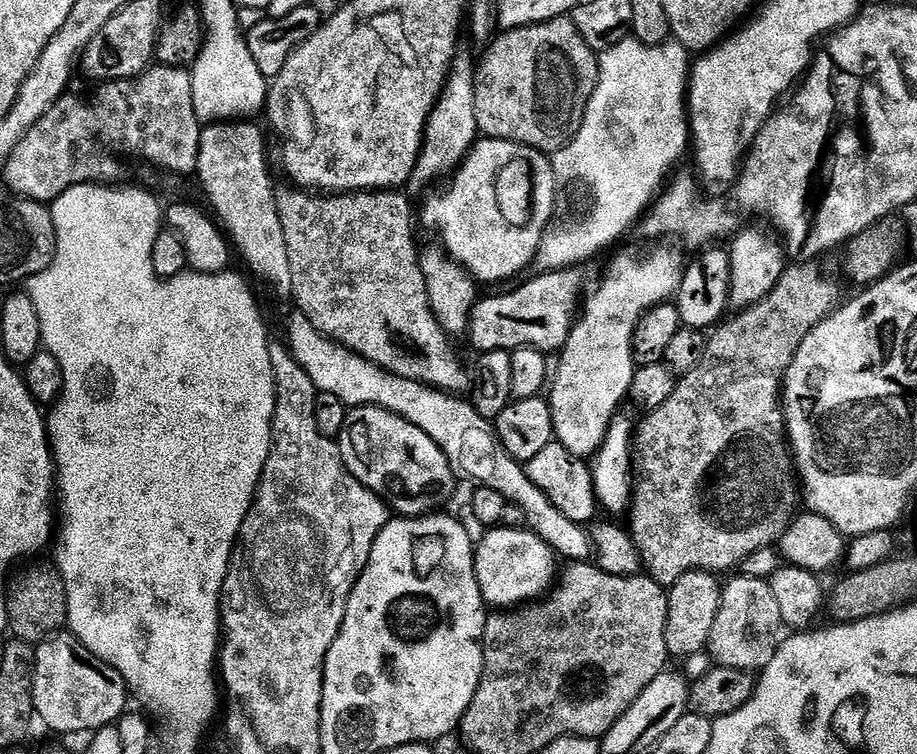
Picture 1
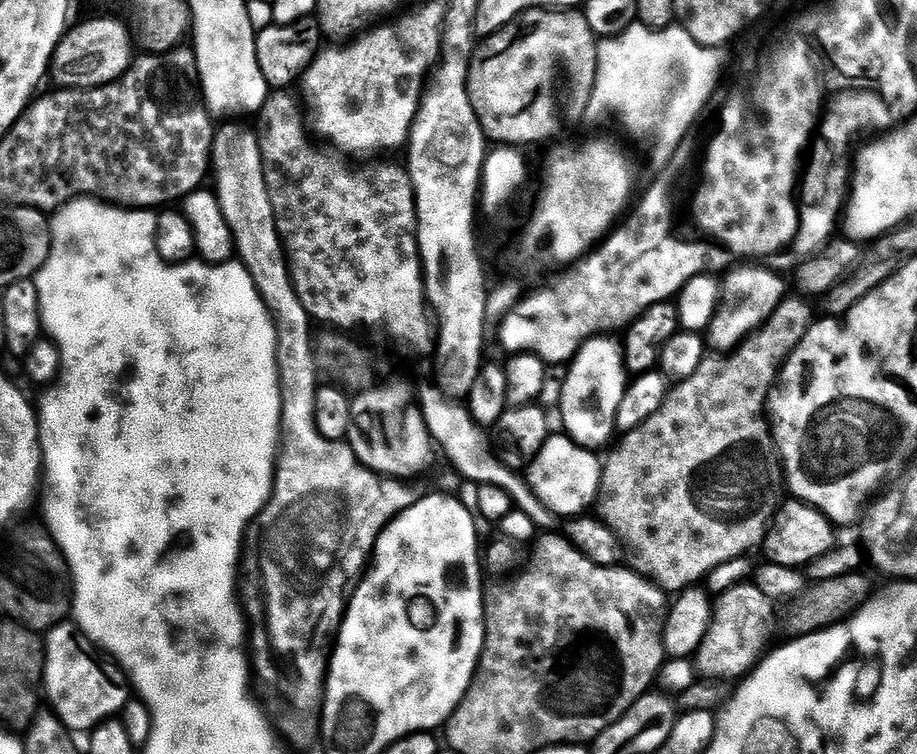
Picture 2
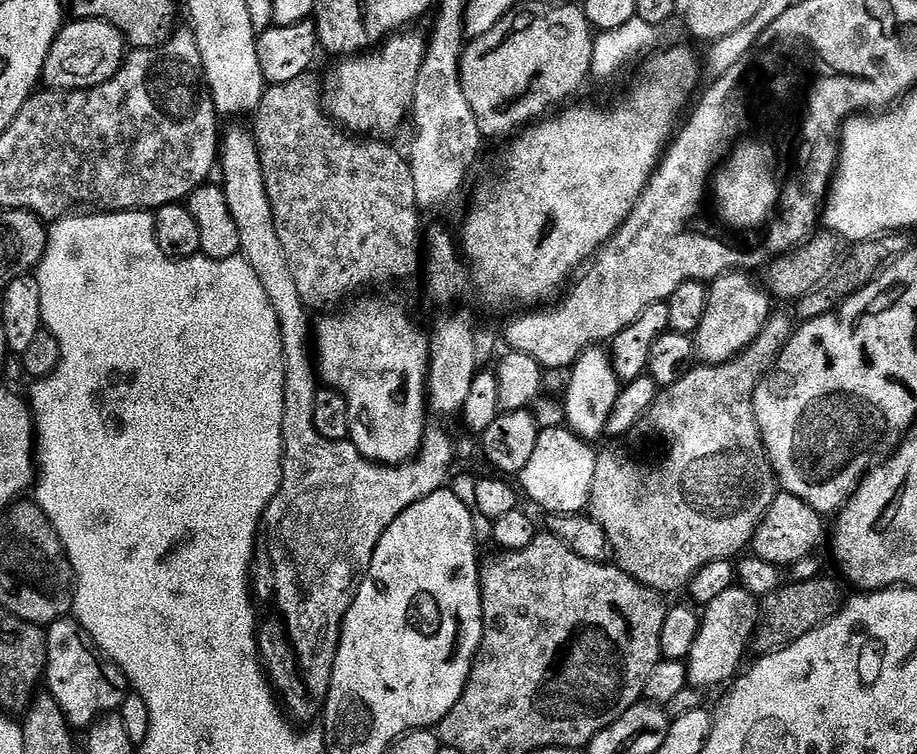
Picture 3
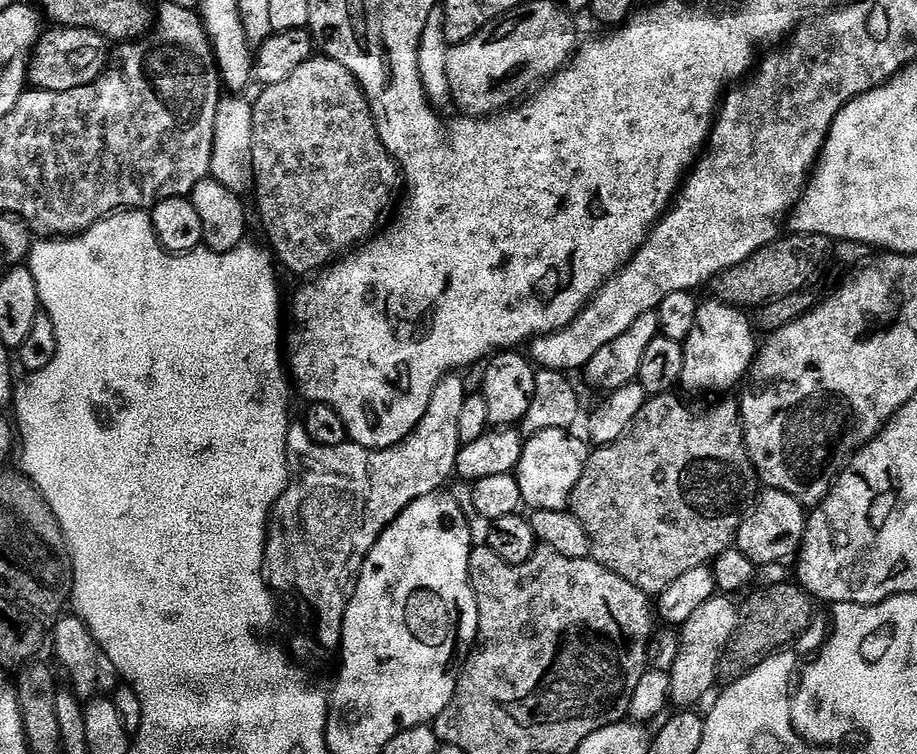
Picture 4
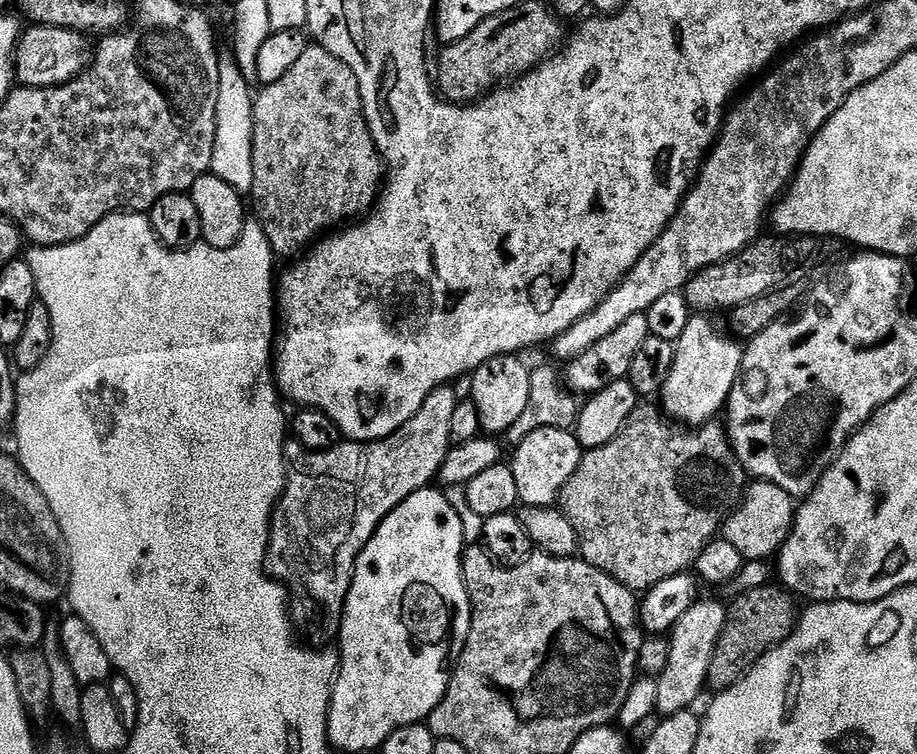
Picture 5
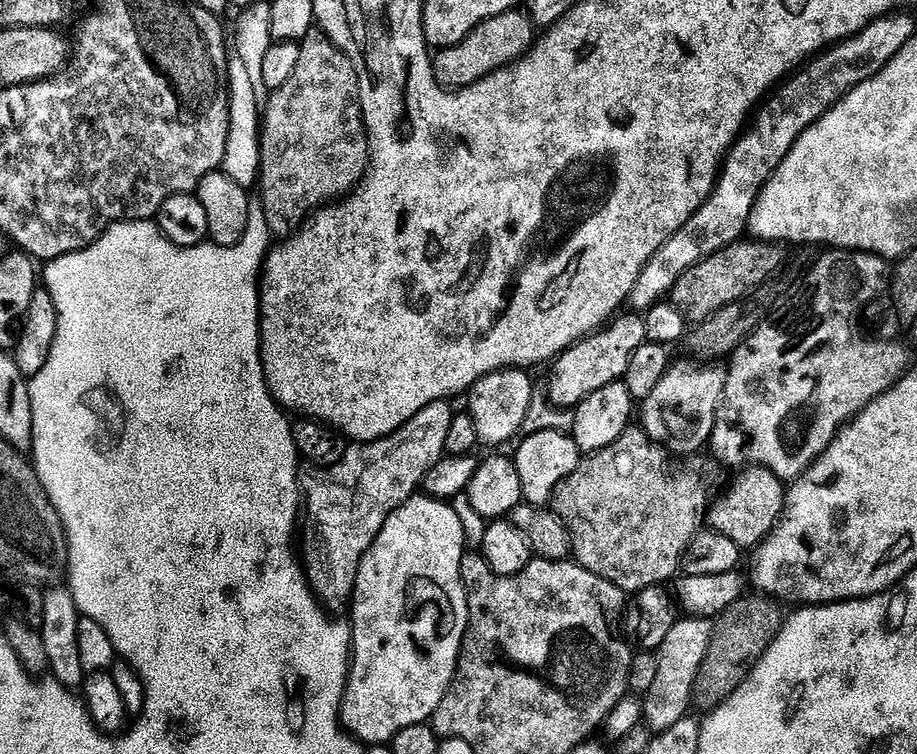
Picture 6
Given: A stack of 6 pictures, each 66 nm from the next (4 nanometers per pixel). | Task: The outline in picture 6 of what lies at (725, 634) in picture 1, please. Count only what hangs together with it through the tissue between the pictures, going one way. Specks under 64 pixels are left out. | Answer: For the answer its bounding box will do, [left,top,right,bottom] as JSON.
[643,619,714,733]

